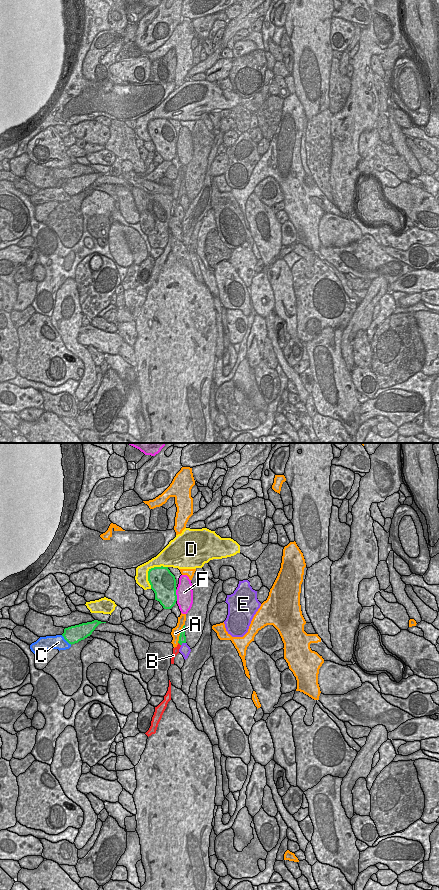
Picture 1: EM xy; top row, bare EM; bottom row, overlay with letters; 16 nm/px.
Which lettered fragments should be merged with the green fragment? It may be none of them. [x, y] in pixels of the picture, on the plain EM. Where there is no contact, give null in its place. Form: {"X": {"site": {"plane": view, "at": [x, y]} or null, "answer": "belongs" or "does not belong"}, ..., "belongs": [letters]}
{"A": {"site": {"plane": "xy", "at": [180, 185]}, "answer": "does not belong"}, "B": {"site": {"plane": "xy", "at": [179, 195]}, "answer": "does not belong"}, "C": {"site": {"plane": "xy", "at": [66, 192]}, "answer": "does not belong"}, "D": {"site": {"plane": "xy", "at": [149, 122]}, "answer": "does not belong"}, "E": {"site": {"plane": "xy", "at": [183, 194]}, "answer": "does not belong"}, "F": {"site": {"plane": "xy", "at": [176, 147]}, "answer": "does not belong"}, "belongs": []}

